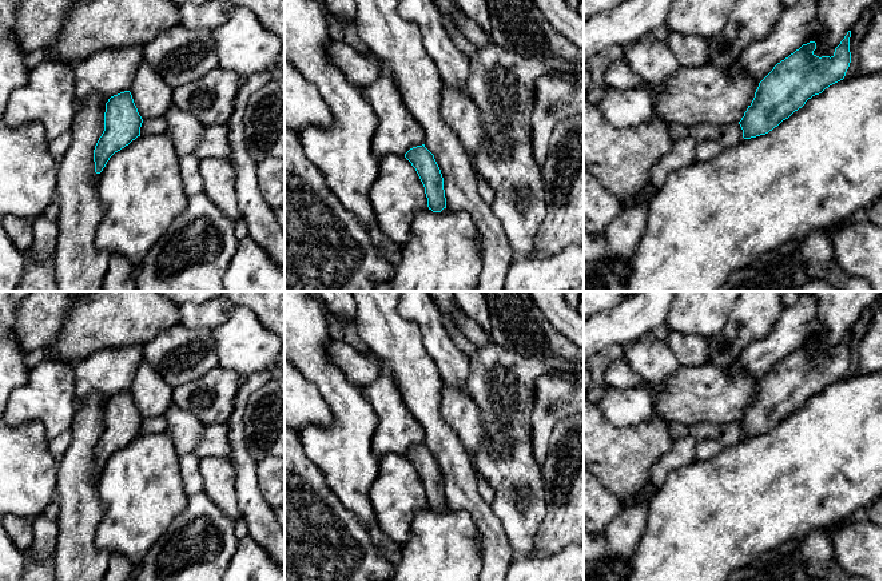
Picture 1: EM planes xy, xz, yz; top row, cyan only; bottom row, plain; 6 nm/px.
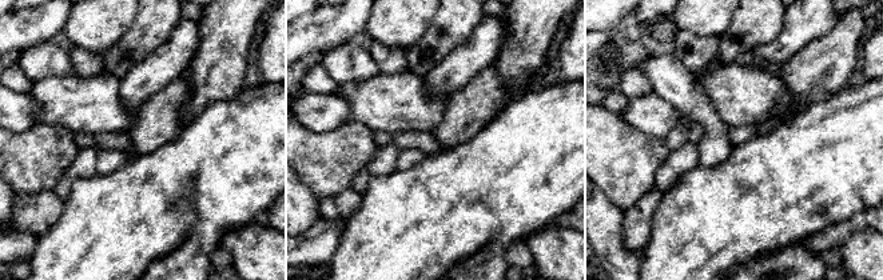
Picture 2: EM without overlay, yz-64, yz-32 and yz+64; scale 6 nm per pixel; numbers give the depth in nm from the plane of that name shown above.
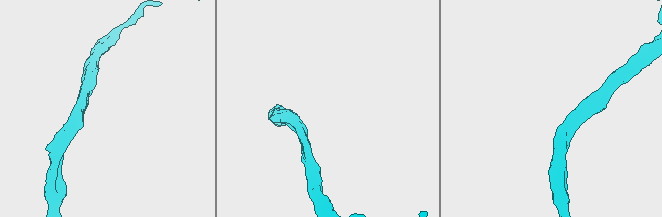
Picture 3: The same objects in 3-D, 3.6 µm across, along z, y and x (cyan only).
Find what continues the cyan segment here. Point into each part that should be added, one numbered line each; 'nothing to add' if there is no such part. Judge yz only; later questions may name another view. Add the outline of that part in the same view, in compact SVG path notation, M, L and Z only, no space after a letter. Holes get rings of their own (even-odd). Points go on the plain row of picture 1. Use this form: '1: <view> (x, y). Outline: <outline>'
nothing to add

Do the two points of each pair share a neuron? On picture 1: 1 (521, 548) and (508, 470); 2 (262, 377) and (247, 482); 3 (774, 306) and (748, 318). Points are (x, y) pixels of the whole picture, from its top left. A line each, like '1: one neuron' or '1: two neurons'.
1: one neuron
2: one neuron
3: one neuron

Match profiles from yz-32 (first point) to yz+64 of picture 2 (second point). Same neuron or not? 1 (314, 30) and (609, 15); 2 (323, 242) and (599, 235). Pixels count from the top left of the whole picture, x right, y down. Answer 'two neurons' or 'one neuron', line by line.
1: two neurons
2: two neurons

